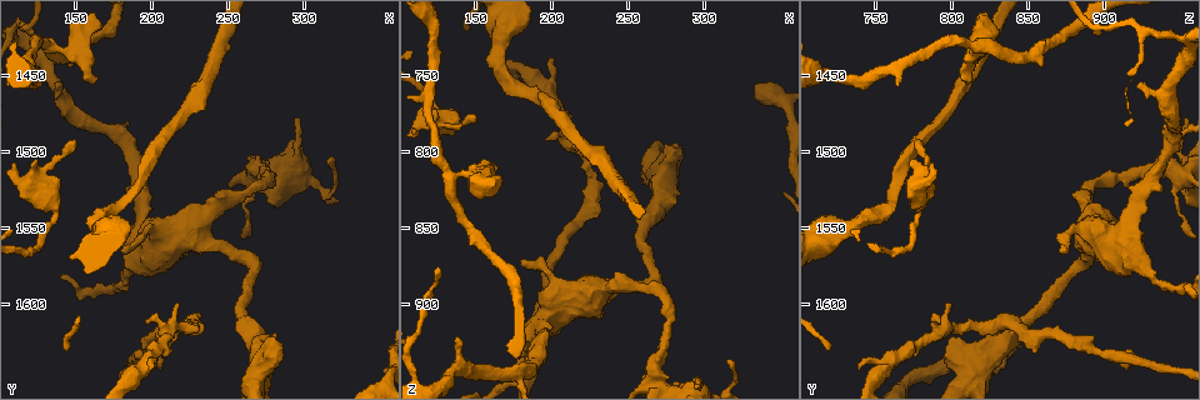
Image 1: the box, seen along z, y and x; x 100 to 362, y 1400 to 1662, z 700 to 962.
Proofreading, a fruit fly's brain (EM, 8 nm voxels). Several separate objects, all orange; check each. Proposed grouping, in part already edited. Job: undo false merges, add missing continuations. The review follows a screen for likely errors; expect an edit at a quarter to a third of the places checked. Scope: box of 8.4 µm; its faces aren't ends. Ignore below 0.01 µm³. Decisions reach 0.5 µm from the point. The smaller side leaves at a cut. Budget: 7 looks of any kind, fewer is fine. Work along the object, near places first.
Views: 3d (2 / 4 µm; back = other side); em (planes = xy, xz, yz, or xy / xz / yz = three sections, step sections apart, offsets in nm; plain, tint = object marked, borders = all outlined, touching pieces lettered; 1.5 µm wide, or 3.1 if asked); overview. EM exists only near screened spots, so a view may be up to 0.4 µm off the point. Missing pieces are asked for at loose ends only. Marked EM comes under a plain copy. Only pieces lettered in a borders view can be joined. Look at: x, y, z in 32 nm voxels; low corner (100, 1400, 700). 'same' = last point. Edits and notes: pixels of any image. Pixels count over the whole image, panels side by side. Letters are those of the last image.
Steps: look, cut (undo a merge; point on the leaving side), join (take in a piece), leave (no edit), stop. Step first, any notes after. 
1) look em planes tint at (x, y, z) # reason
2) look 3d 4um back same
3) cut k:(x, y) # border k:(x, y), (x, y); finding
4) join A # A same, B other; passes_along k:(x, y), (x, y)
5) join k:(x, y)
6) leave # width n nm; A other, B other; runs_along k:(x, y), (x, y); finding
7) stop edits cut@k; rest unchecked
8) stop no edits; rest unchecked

look em xz step 8 tint at (268, 1524, 946) # abrupt turn

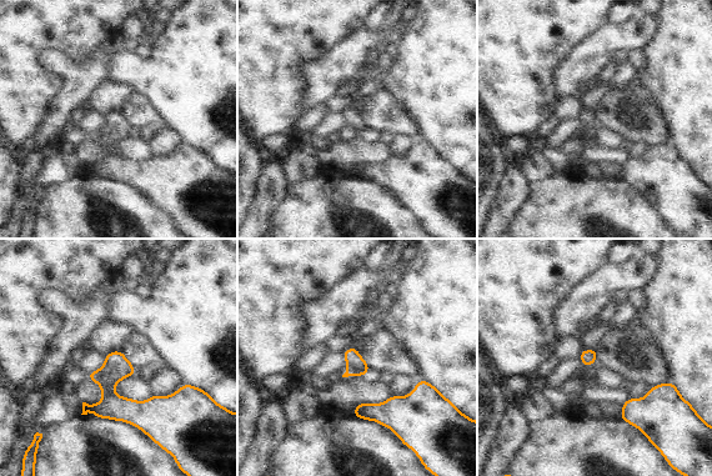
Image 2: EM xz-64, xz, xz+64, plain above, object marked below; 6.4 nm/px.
look em planes borders same # cut it another way

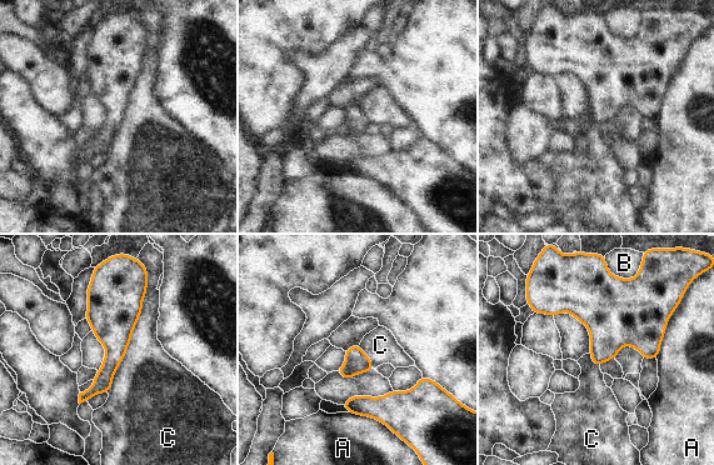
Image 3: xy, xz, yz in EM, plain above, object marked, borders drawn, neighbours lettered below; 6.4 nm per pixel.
leave # A other, B other, C other; border 3:(148, 273), (141, 314), (108, 393); continuous, no second neuron

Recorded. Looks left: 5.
look em yz step 8 tint at (192, 1634, 912) # a fork

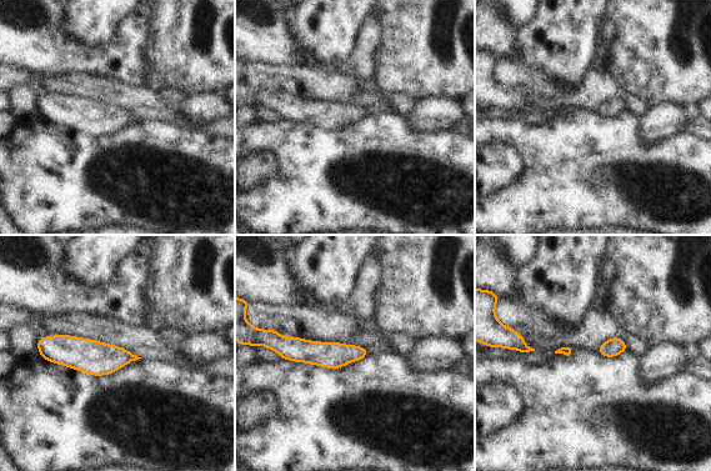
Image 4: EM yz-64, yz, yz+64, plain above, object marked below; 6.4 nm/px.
look em planes borders same # another direction

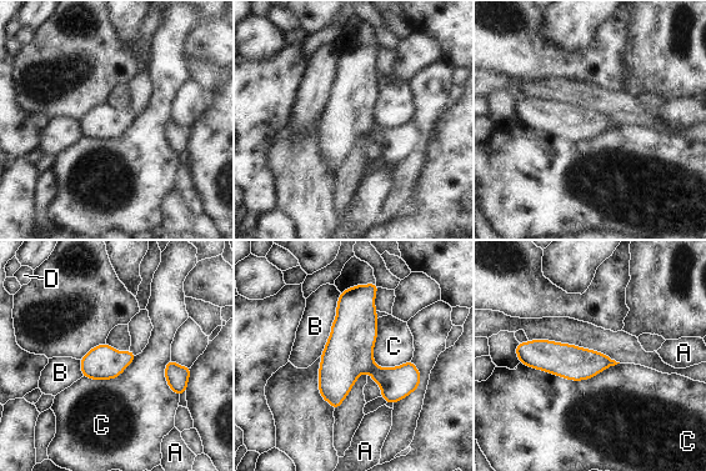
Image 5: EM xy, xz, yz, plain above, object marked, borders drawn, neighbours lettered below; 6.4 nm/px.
leave # A other, B other, C other, D other; runs_along 5:(520, 346), (571, 362), (611, 362); one neuron here

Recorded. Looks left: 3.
look em planes tint at (138, 1458, 920)

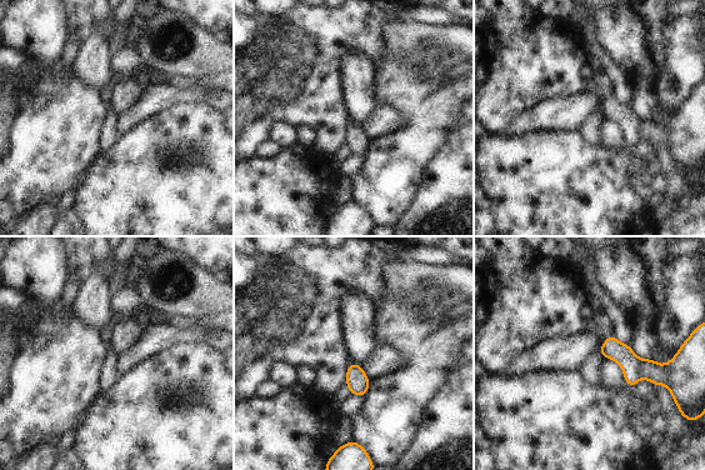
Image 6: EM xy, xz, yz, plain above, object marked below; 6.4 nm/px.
look em planes borders same # see the neighbours

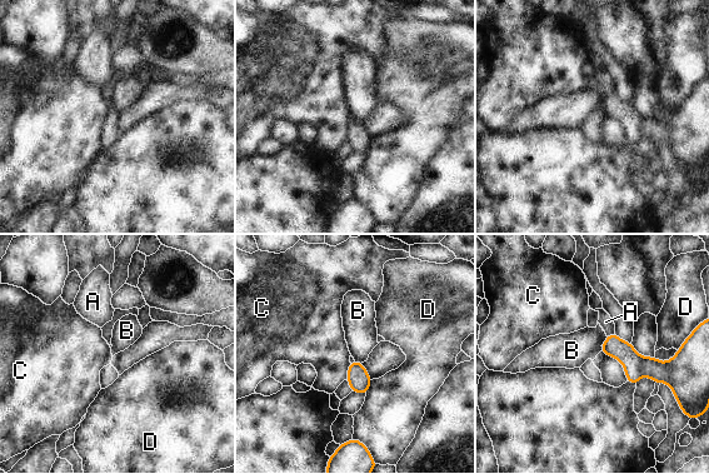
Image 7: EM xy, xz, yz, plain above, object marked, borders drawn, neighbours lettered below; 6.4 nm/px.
join A # A same, B other, C other, D other; passes_along 7:(634, 364), (612, 334), (605, 322); it goes on there

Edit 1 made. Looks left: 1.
stop edits join@7; rest unchecked

